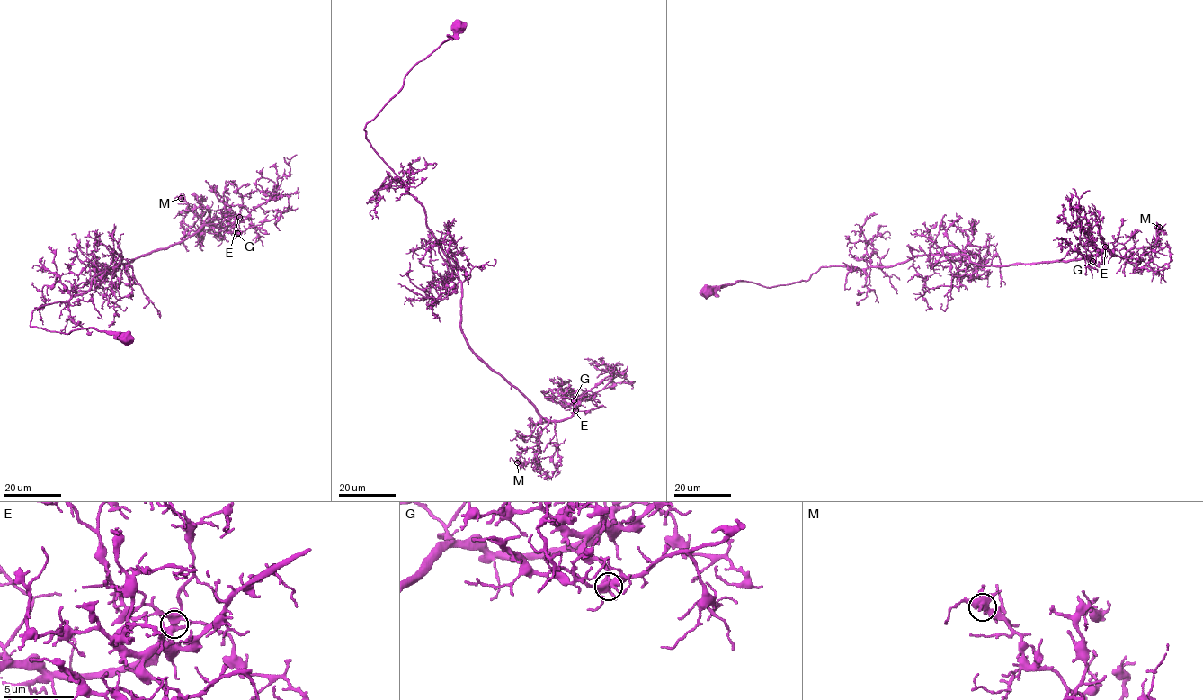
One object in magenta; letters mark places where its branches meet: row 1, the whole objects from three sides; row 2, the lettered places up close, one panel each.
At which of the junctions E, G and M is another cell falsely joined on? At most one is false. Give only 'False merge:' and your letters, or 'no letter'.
False merge: no letter

